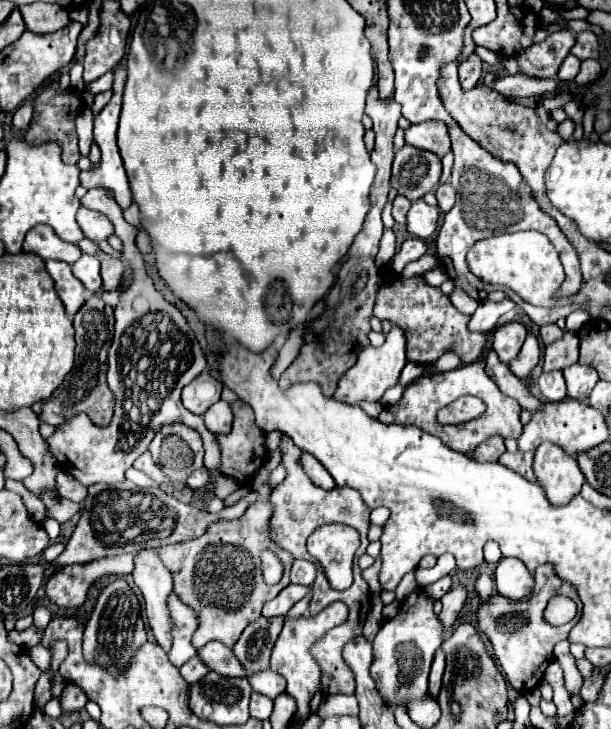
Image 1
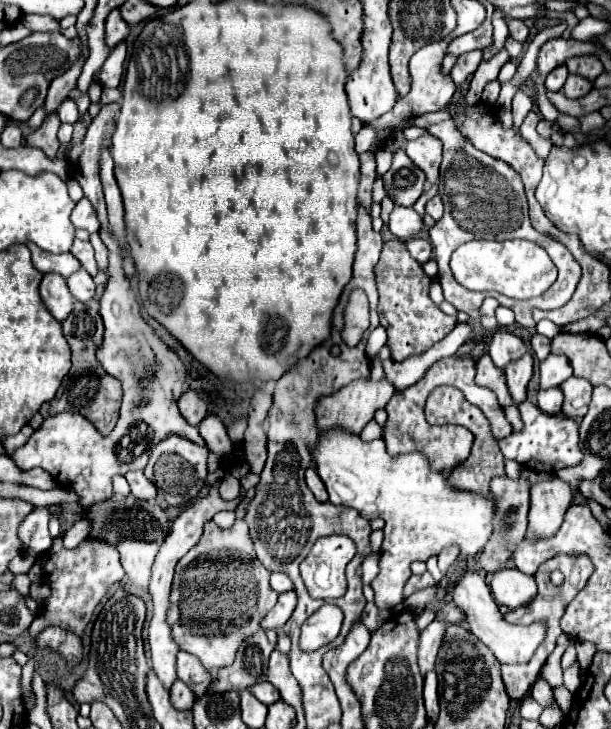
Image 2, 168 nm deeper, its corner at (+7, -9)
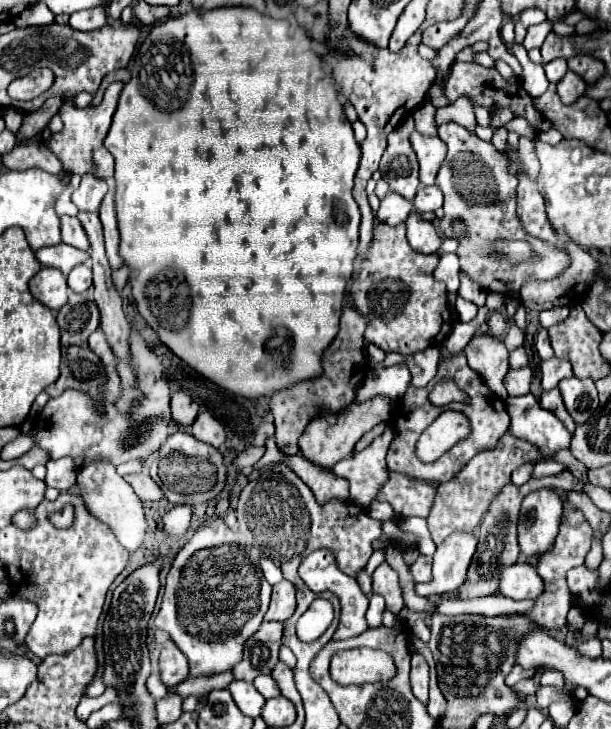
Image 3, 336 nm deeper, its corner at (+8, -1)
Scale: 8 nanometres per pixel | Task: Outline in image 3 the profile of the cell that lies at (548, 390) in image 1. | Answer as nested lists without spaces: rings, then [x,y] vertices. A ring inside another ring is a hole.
[[[555,387],[555,389],[549,389],[549,391],[543,391],[539,403],[541,403],[541,407],[545,407],[547,411],[555,413],[555,415],[565,423],[565,427],[573,433],[575,423],[571,421],[571,415],[567,413],[567,409],[565,409],[565,405],[563,405],[563,399],[561,399],[561,393],[559,393],[557,387]]]

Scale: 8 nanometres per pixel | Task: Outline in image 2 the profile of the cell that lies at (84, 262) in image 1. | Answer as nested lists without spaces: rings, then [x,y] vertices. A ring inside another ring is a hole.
[[[80,269],[68,277],[68,287],[70,287],[70,293],[82,303],[86,303],[88,299],[94,297],[94,281],[84,269]]]

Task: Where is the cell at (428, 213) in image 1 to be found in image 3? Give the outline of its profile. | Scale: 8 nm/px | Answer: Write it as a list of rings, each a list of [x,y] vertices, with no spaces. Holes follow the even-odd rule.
[[[387,193],[387,197],[381,201],[381,207],[377,211],[377,219],[387,225],[399,225],[407,221],[411,211],[413,211],[411,201],[407,201],[399,193]]]

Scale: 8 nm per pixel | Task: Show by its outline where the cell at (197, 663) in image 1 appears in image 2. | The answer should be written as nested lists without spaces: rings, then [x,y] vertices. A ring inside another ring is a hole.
[[[174,681],[172,689],[170,689],[170,703],[174,705],[174,709],[178,711],[186,711],[192,709],[194,705],[194,693],[190,691],[190,687],[182,681]]]

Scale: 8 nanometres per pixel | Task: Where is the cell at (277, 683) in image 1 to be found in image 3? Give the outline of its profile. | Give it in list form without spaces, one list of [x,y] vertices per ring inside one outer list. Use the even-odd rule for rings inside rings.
[[[261,675],[261,677],[257,677],[253,683],[255,683],[257,691],[259,691],[265,699],[269,699],[269,697],[277,697],[277,695],[279,695],[277,683],[275,683],[275,679],[273,679],[271,675]]]

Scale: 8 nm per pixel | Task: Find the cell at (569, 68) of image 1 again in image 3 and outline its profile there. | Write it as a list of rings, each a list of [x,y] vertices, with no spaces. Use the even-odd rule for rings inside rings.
[[[557,59],[557,61],[551,61],[545,65],[545,73],[547,73],[547,79],[551,83],[559,83],[563,79],[563,75],[567,73],[567,61],[565,59]]]

